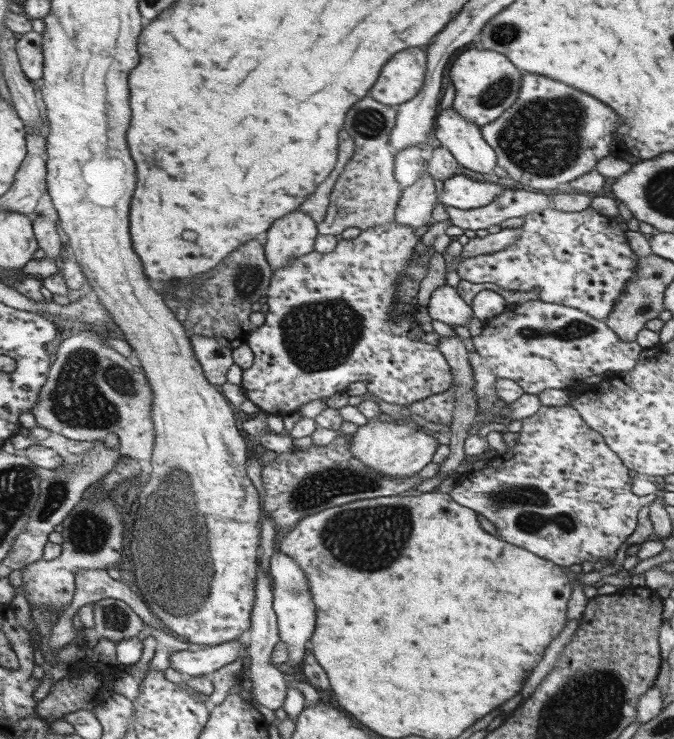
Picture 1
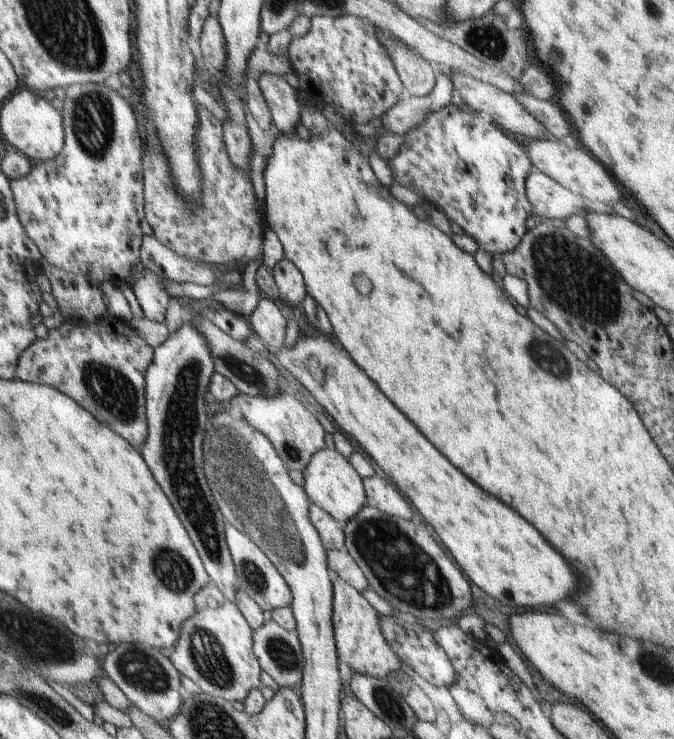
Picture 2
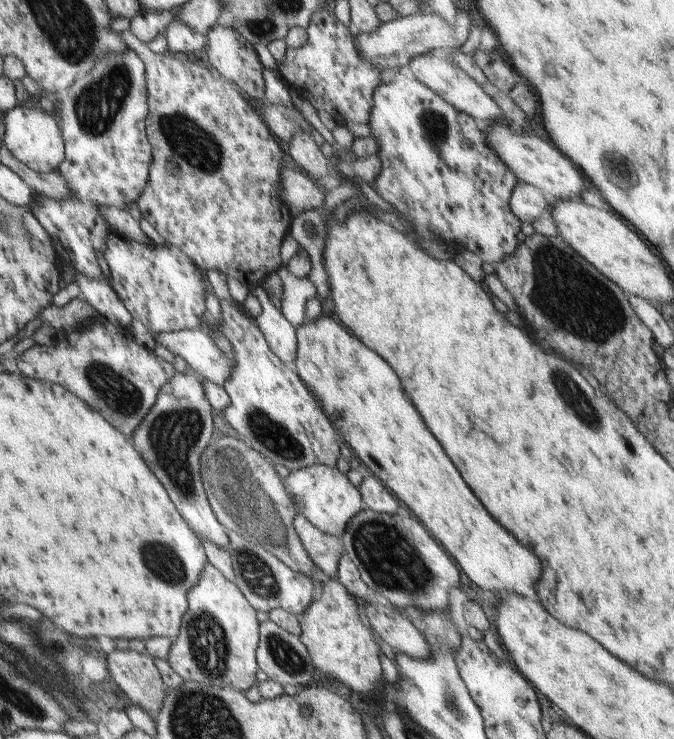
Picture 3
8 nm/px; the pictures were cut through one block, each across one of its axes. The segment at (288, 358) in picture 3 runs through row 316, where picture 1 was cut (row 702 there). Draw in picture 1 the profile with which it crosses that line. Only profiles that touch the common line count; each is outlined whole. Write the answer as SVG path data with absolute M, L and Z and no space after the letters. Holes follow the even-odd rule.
M261 569L258 586L256 587L258 588L258 596L256 596L255 608L253 608L253 614L251 614L251 628L248 630L250 641L245 654L248 657L248 674L252 680L252 694L254 694L256 702L260 702L261 705L277 712L284 708L287 700L288 680L285 680L286 675L281 670L277 670L273 666L274 662L272 661L275 647L282 641L282 638L278 614L274 609L274 583L270 574ZM263 574L267 574L267 576L263 576Z

